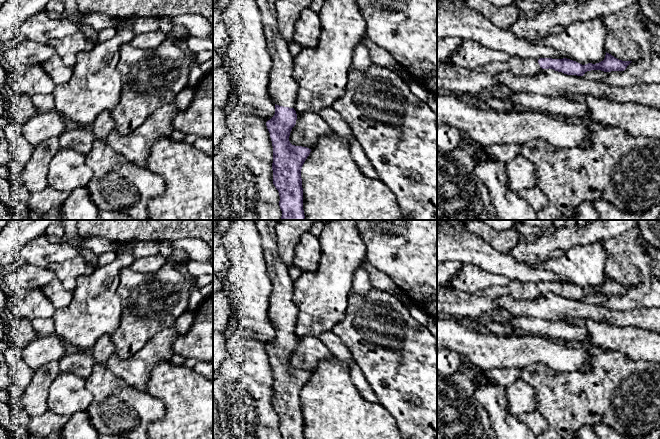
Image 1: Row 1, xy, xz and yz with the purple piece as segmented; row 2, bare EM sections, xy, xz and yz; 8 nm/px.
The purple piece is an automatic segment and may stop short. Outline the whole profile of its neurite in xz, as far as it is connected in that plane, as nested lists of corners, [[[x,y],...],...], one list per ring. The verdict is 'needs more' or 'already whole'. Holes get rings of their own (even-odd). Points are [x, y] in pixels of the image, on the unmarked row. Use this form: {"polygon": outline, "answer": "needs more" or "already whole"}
{"polygon": [[[256,220],[266,261],[266,268],[272,283],[272,294],[269,300],[269,319],[275,327],[275,338],[266,346],[273,370],[273,408],[279,416],[279,430],[282,439],[304,439],[303,412],[301,393],[311,373],[292,369],[289,360],[296,348],[297,338],[294,334],[298,316],[298,307],[293,300],[293,280],[288,273],[288,266],[277,255],[277,234],[275,228],[280,220]]], "answer": "needs more"}

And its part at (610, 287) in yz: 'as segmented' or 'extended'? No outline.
extended

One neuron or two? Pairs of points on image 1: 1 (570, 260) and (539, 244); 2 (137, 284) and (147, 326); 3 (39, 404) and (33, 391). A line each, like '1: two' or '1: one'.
1: two
2: one
3: one

